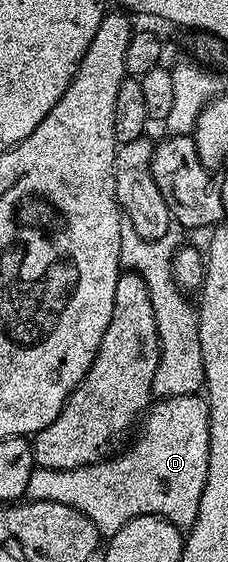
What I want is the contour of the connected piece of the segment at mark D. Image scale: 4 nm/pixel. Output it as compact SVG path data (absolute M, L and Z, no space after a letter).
M195 393L158 400L150 404L136 433L137 442L118 457L110 456L108 459L96 461L93 465L74 469L34 468L31 479L27 483L25 497L31 501L58 501L67 507L75 507L75 511L87 515L87 519L95 523L98 534L101 535L118 533L127 523L131 523L131 519L139 515L155 515L170 521L177 529L189 530L199 515L199 503L203 499L203 487L207 483L208 400Z

